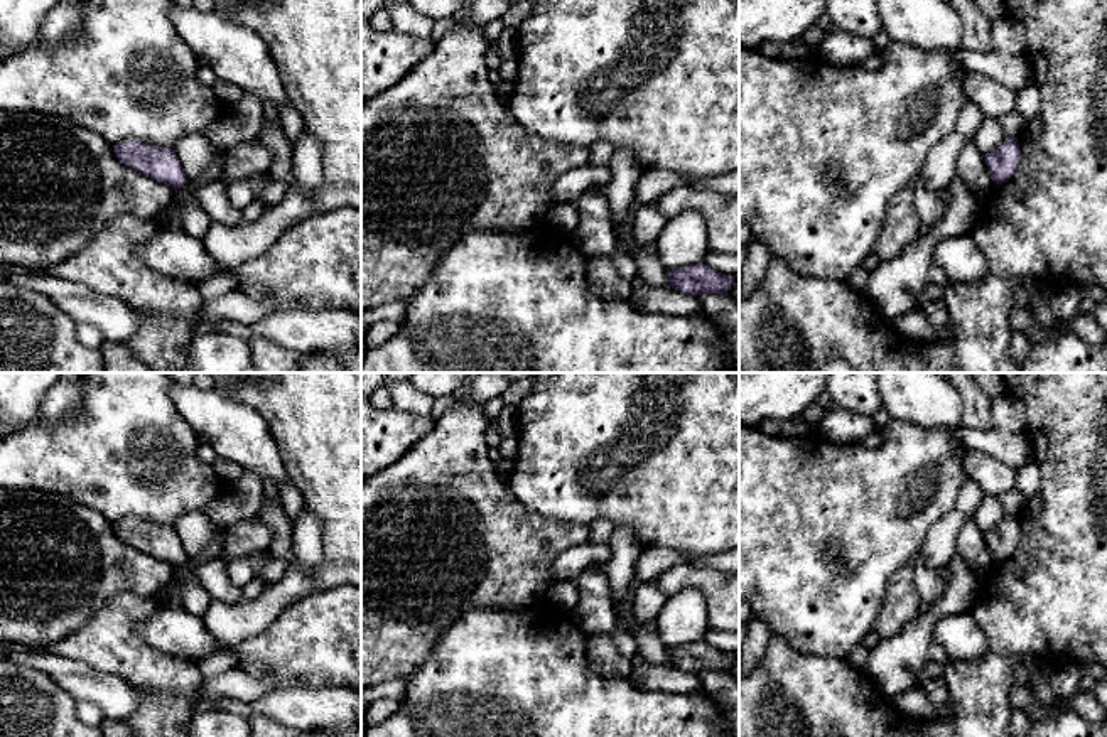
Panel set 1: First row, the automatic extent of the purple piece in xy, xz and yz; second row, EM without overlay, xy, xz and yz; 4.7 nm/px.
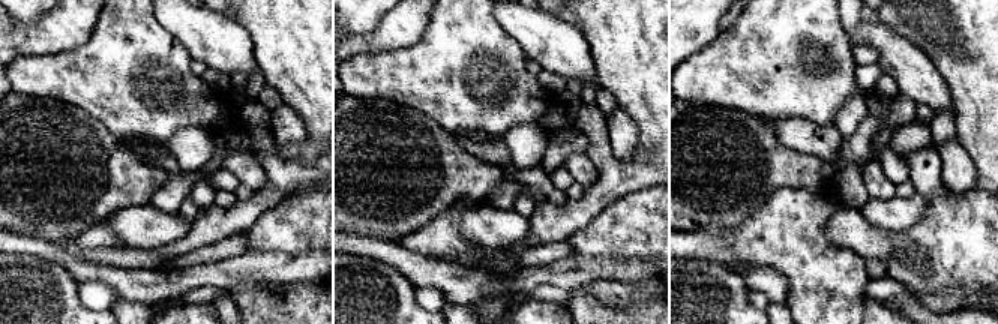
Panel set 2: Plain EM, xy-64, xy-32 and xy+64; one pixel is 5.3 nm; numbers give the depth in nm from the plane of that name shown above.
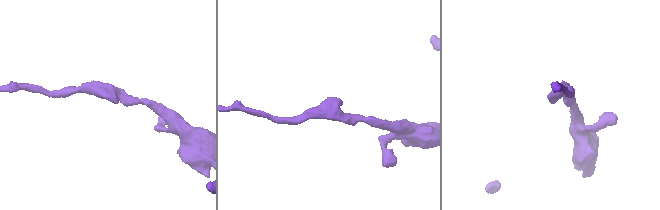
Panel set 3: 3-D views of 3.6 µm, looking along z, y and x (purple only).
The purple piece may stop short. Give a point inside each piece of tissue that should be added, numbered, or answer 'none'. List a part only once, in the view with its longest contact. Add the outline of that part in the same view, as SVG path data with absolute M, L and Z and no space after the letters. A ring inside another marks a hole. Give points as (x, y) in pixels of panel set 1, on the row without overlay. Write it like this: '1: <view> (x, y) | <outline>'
none

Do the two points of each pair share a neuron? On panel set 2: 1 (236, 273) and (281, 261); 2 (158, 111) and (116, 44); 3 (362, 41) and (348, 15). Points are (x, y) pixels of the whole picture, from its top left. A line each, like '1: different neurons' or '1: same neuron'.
1: same neuron
2: same neuron
3: different neurons

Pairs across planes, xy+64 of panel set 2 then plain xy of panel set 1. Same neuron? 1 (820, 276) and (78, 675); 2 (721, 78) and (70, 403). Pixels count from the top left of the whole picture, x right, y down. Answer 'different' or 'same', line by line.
1: different
2: different

